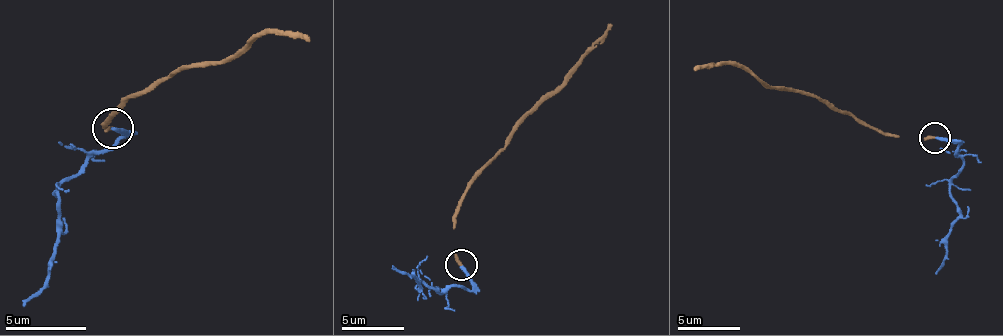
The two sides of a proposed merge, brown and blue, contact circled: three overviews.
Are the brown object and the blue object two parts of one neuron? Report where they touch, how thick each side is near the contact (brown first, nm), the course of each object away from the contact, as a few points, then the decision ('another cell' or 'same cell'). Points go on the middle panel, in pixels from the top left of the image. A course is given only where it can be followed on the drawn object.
at (461, 265); 260 nm thick on the brown side, 280 nm on the other; brown runs (460, 264), (454, 255), (454, 214), (476, 174), (613, 24); blue runs (460, 267), (473, 286), (448, 286), (435, 292), (420, 280), (420, 289), (414, 276), (392, 264); same cell

